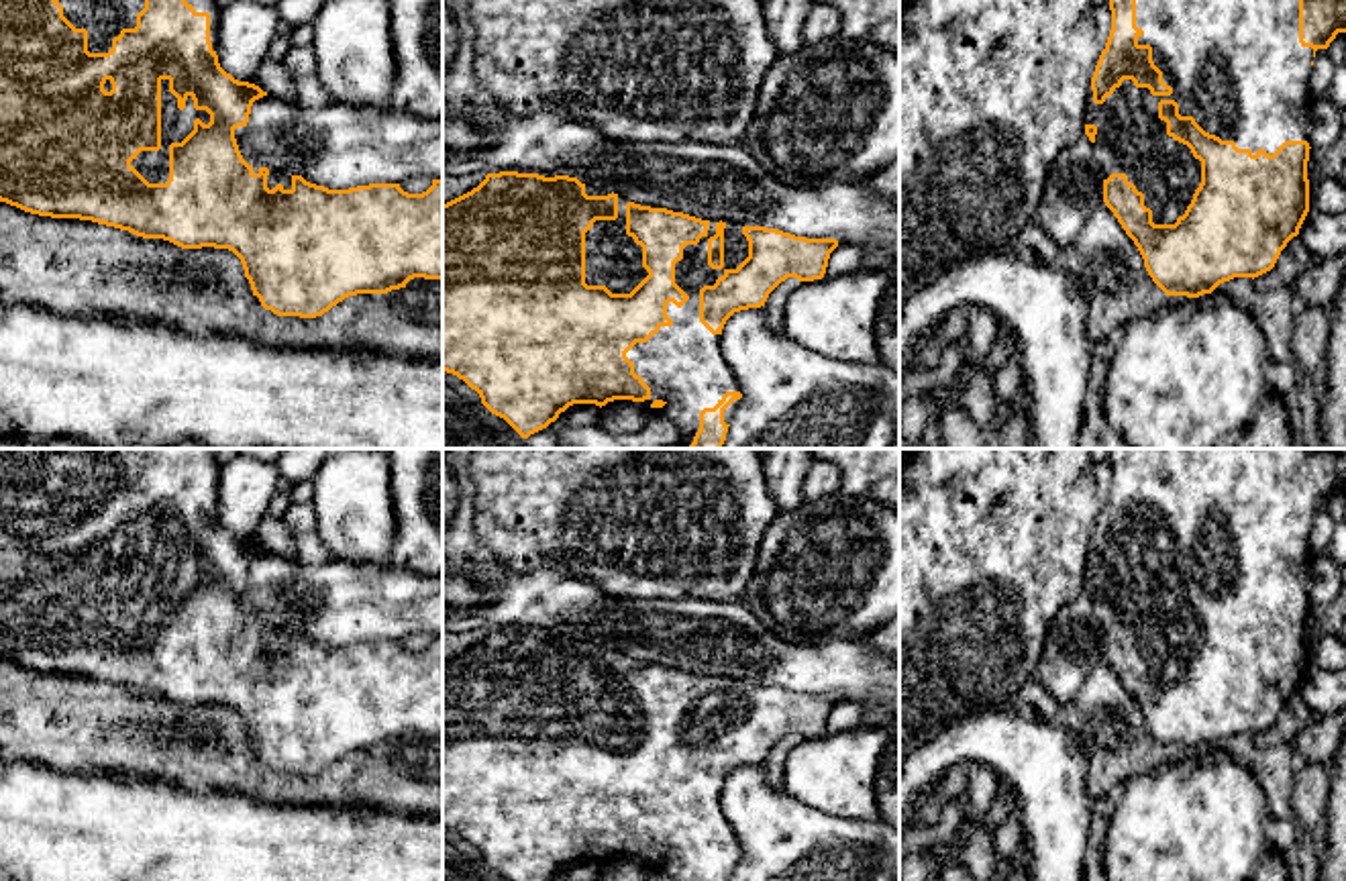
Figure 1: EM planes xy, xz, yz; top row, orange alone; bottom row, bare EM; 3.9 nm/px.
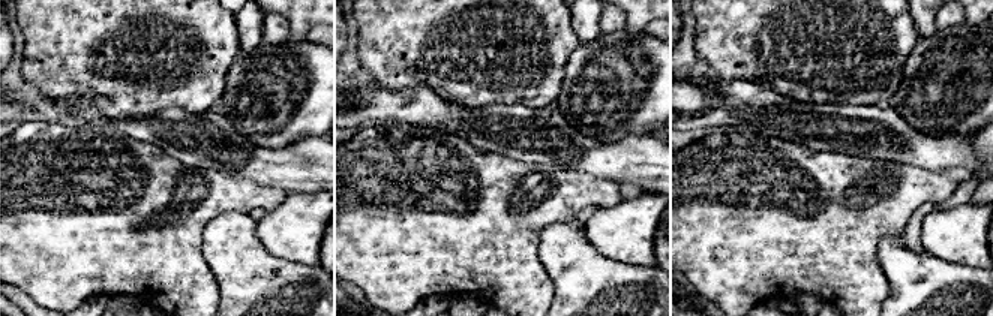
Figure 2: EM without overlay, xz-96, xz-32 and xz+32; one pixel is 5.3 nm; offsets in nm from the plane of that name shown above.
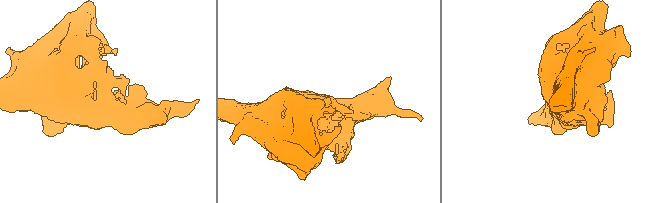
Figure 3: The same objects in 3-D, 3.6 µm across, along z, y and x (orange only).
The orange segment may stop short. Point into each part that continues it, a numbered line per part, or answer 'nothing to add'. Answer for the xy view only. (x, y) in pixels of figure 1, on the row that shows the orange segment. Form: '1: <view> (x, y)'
1: xy (176, 125)

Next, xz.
1: xz (684, 366)

